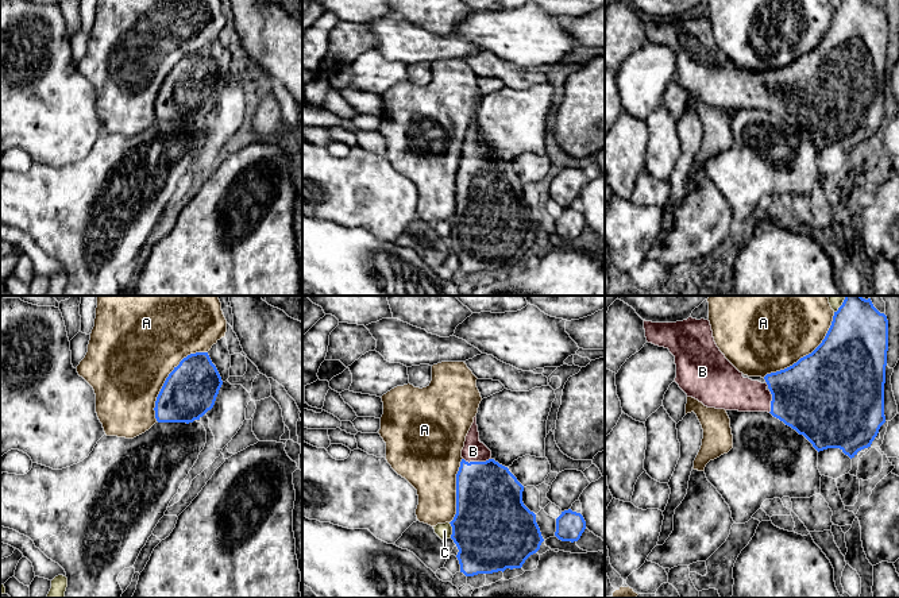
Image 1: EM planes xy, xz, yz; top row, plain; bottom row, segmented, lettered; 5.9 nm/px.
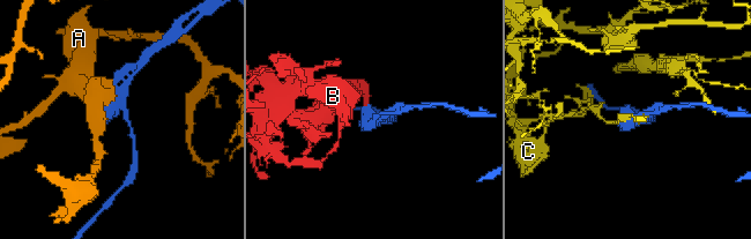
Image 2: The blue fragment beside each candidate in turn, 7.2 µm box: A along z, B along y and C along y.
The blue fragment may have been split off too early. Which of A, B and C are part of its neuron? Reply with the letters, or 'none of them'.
B

